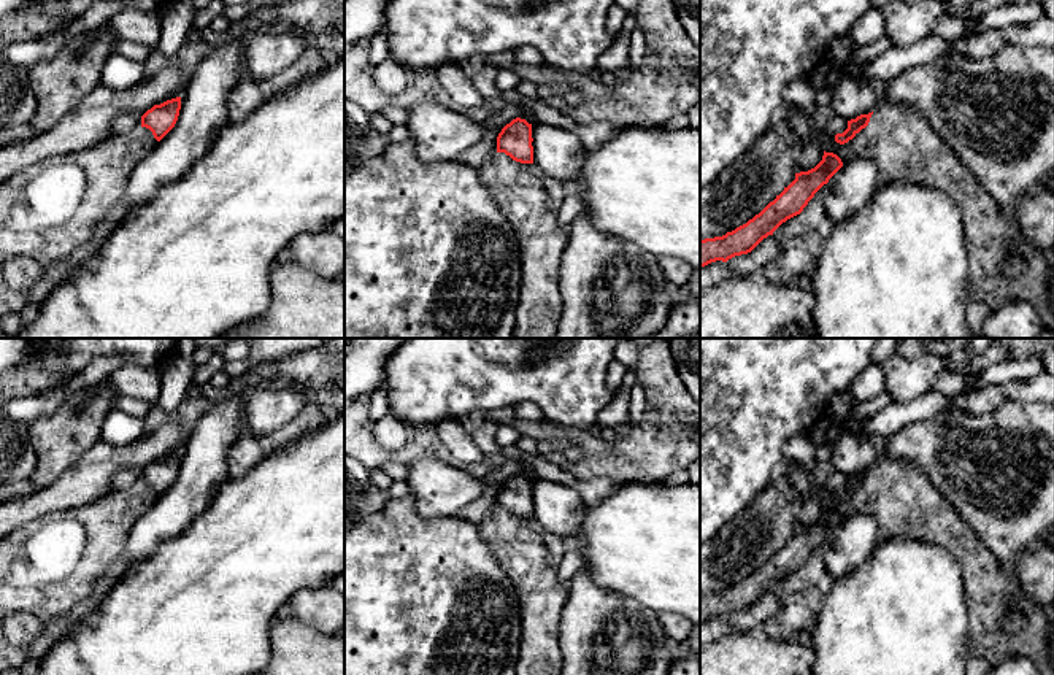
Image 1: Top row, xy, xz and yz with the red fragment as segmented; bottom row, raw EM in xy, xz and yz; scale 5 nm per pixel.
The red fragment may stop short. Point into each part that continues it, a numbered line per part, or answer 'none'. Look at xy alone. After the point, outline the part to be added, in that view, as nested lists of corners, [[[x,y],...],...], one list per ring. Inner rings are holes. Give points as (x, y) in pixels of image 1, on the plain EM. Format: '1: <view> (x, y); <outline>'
none

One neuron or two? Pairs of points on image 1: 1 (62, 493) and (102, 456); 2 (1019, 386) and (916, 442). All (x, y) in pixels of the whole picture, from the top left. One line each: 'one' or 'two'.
1: one
2: two

